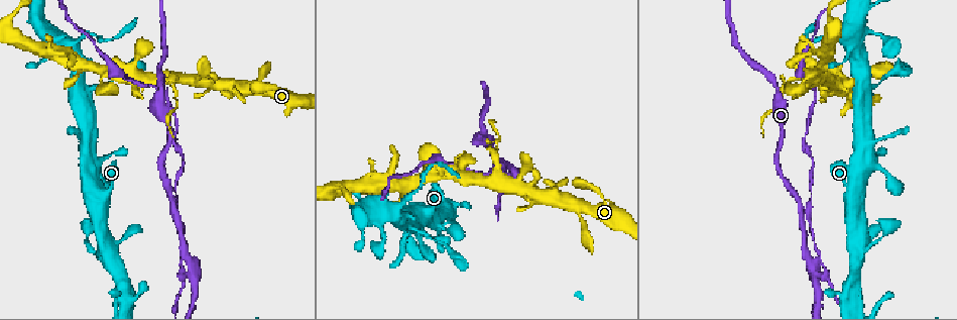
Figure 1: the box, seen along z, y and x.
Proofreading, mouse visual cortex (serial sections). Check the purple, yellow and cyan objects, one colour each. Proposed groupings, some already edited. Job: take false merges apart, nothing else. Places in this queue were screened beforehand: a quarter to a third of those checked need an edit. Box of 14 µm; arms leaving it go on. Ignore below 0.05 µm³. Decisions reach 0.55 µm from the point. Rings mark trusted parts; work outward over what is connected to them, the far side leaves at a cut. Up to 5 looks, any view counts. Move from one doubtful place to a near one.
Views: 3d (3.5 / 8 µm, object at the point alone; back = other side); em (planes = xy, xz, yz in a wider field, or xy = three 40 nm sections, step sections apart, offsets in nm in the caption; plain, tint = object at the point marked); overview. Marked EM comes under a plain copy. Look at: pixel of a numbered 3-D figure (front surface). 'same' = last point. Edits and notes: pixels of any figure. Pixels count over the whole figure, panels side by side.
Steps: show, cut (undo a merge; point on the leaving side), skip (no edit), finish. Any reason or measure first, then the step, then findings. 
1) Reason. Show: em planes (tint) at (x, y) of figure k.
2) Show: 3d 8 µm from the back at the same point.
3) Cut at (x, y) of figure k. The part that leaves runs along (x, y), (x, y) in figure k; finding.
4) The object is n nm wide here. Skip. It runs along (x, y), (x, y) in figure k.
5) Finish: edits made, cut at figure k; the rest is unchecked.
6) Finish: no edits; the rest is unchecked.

A narrow waist. Show: 3d 3.5 µm at (175, 89) of figure 1.

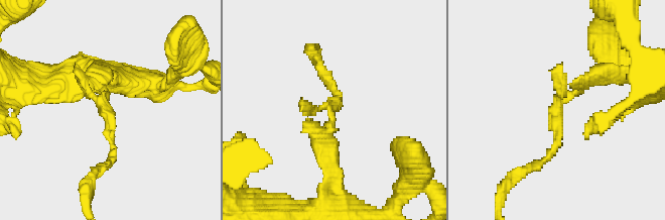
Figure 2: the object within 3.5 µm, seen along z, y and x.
Shape alone is not enough. Show: em xy step 5 (tint) at (559, 105) of figure 2.

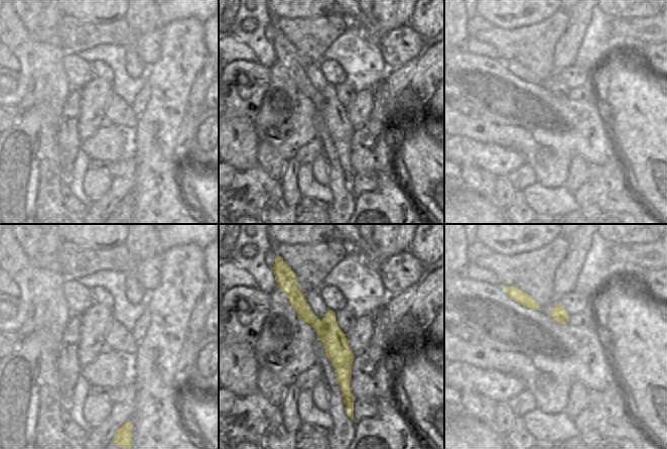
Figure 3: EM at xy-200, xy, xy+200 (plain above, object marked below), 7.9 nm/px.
Cut at (108, 132) of figure 2. The part that leaves runs along (106, 97), (112, 158), (96, 171) in figure 2; two cells meet here.

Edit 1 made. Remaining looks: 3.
Thin neck. Show: 3d 3.5 µm at (96, 37) of figure 1.

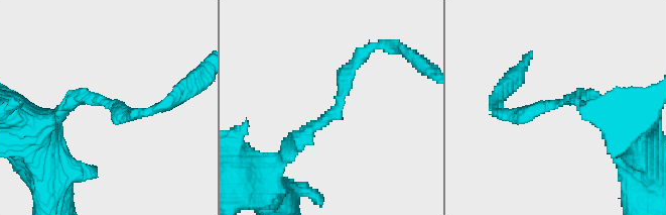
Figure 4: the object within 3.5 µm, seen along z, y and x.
The arms are 200, 250 nm wide; now the EM. Show: em xy step 2 (tint) at (333, 110) of figure 4.

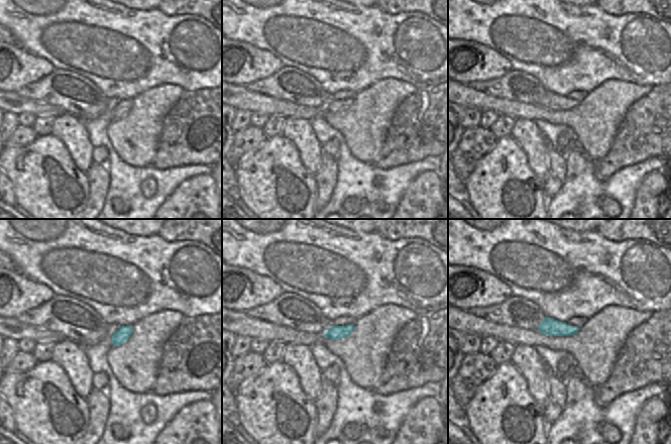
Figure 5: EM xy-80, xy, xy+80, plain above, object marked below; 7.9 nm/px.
Cut at (547, 106) of figure 4. The part that leaves runs along (569, 100), (523, 115), (500, 112) in figure 4; two cells meet here.

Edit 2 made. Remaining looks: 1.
Finish: edits made, cut at figure 2, cut at figure 4; the rest is unchecked.

